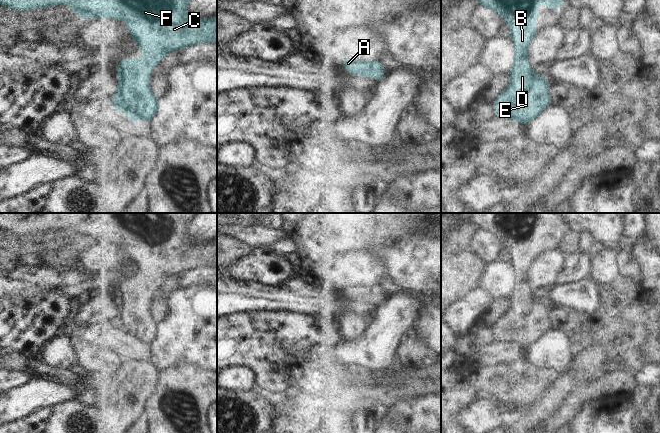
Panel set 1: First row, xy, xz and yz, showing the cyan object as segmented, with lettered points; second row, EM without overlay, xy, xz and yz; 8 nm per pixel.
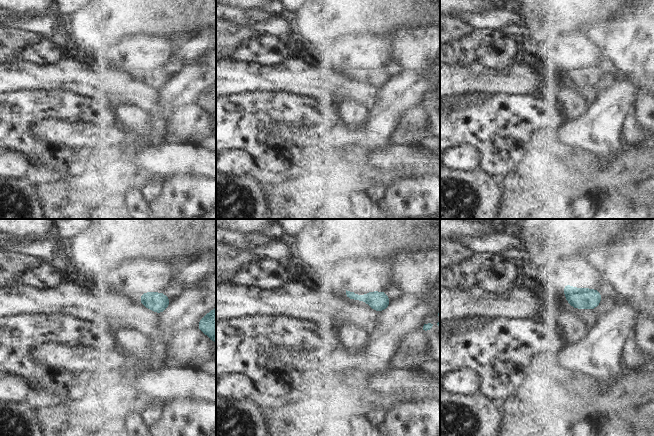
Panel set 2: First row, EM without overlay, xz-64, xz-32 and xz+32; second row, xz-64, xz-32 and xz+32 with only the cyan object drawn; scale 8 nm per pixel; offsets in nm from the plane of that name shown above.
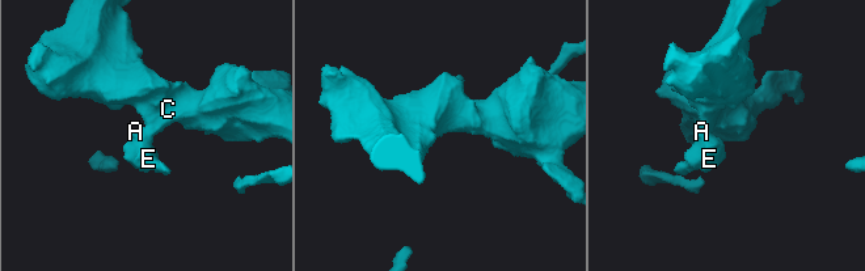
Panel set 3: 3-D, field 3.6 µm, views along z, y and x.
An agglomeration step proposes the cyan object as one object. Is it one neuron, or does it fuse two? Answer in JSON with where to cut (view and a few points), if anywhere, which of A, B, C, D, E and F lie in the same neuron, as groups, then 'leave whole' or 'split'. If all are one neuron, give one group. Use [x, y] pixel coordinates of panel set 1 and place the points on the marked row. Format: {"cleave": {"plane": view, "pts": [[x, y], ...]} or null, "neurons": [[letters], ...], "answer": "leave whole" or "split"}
{"cleave": null, "neurons": [["A", "B", "C", "D", "E", "F"]], "answer": "leave whole"}

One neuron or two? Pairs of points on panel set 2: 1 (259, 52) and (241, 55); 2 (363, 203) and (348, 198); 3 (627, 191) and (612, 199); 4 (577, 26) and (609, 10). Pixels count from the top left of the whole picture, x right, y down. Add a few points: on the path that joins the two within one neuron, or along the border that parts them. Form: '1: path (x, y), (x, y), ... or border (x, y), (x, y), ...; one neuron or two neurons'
1: path (255, 52), (245, 52); one neuron
2: path (359, 203), (352, 198); one neuron
3: border (616, 190), (626, 198), (629, 207), (641, 206); two neurons
4: path (585, 18), (593, 10), (601, 10); one neuron

